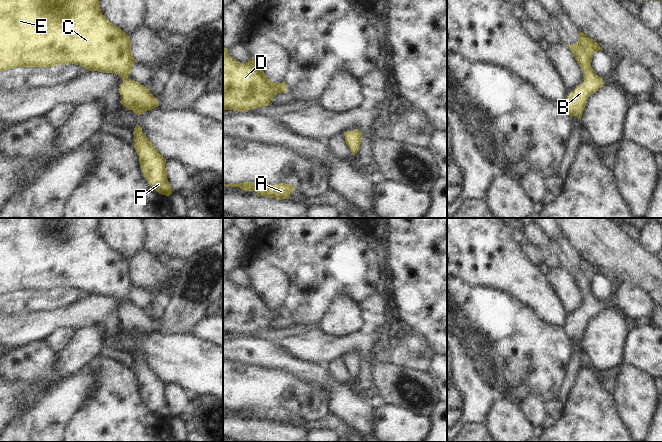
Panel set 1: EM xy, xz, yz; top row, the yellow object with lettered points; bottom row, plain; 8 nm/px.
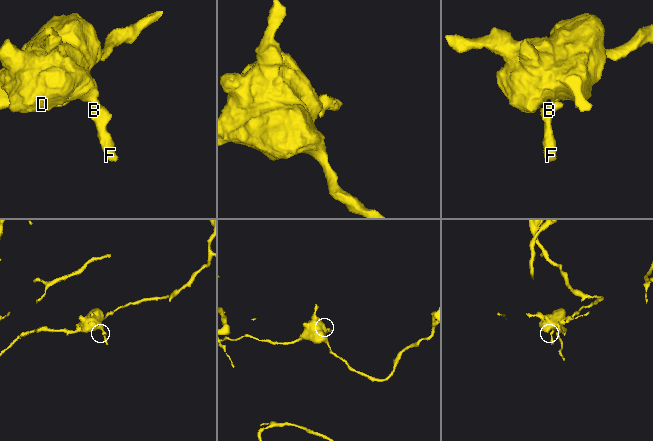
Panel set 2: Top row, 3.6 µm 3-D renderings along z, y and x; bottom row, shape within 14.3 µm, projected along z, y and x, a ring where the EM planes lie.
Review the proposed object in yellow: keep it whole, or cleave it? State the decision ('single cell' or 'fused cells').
single cell

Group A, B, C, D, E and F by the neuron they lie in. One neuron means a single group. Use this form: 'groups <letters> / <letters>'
groups A B C D E F

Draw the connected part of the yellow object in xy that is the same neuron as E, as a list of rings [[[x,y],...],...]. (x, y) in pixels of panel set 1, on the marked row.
[[[0,0],[0,71],[68,64],[80,65],[88,71],[118,74],[123,81],[119,88],[120,103],[136,115],[159,106],[159,101],[144,85],[127,80],[135,64],[130,38],[102,14],[99,0]]]

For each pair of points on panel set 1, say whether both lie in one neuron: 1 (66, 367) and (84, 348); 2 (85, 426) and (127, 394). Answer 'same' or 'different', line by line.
1: same
2: same

